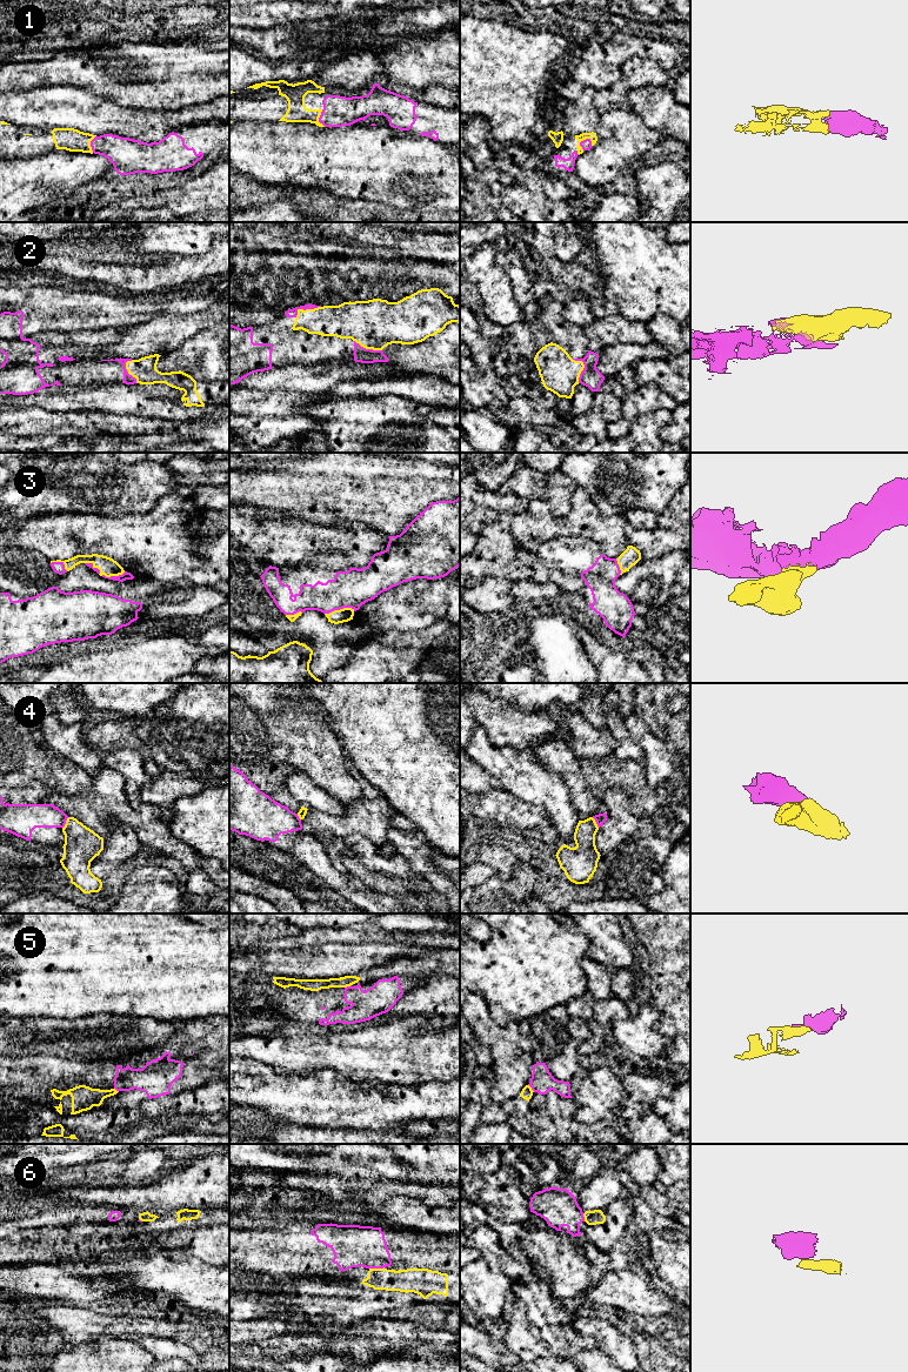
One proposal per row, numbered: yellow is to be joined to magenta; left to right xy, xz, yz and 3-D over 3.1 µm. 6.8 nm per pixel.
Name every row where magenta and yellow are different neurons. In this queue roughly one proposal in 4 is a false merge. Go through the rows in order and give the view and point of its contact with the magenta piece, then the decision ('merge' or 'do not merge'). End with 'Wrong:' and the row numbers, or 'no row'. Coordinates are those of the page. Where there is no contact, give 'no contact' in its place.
1: contact yz (580, 142); merge
2: contact xz (305, 309); merge
3: contact xz (339, 609); merge
4: contact xy (65, 823); do not merge
5: contact yz (531, 1086); do not merge
6: contact xz (376, 1267); merge
Wrong: 4, 5

